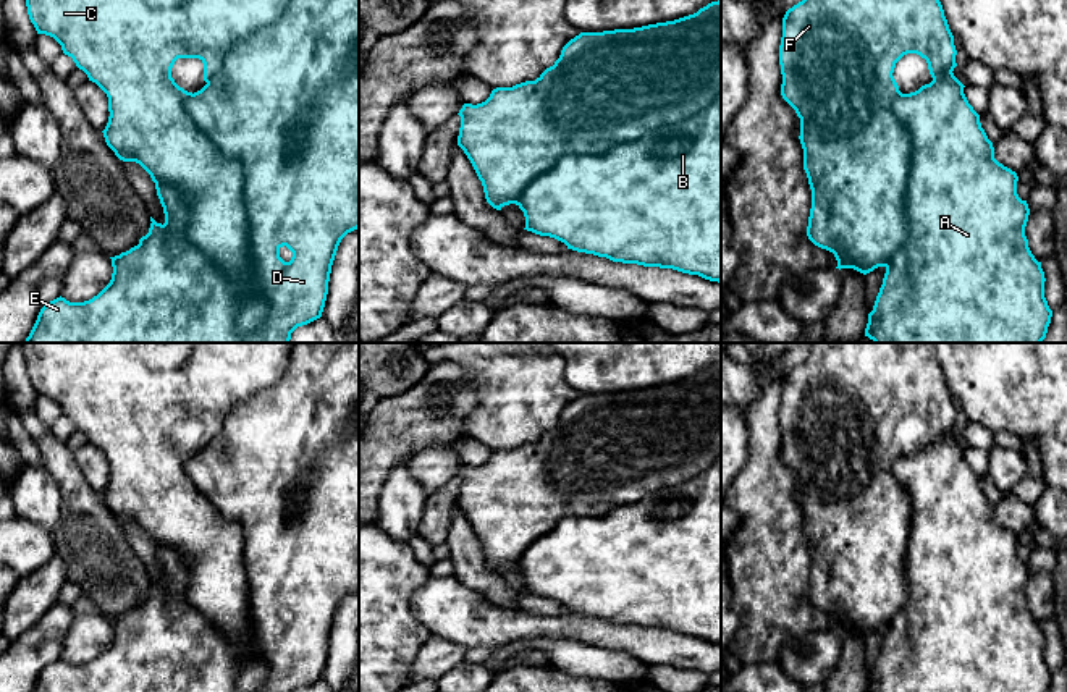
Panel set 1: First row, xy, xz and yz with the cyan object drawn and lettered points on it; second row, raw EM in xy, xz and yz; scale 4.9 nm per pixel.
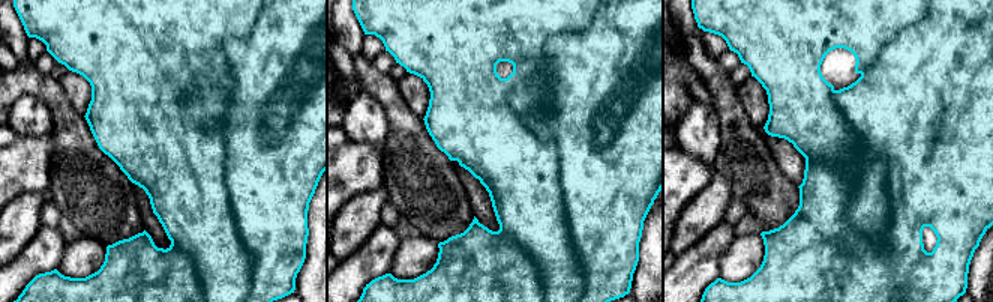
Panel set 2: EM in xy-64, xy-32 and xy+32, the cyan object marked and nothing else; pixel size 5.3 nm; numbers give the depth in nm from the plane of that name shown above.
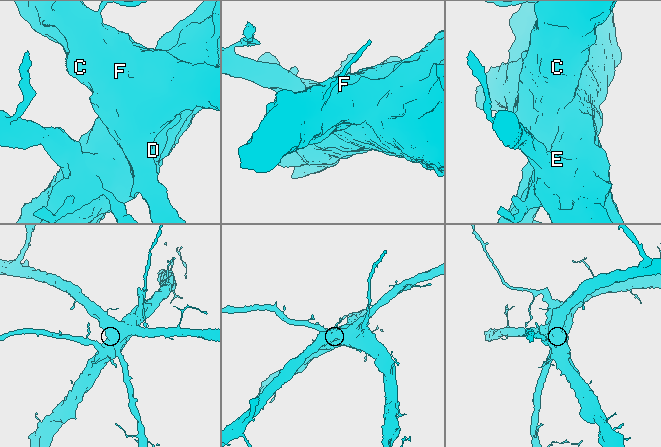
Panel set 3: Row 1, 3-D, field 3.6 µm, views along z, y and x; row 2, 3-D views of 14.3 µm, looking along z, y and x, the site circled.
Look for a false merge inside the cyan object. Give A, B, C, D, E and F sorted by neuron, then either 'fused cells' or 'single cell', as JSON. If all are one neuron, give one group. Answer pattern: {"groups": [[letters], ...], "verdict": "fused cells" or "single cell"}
{"groups": [["A", "B", "D", "E"], ["C", "F"]], "verdict": "fused cells"}

